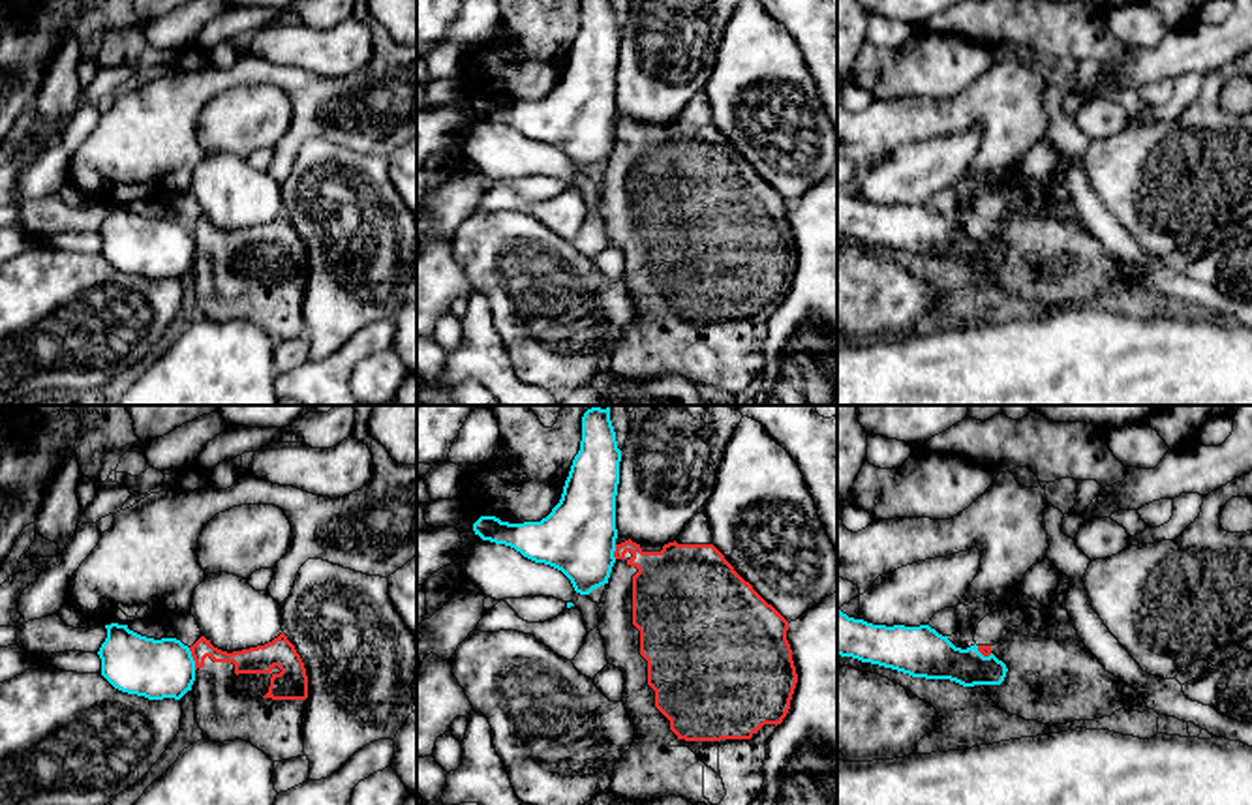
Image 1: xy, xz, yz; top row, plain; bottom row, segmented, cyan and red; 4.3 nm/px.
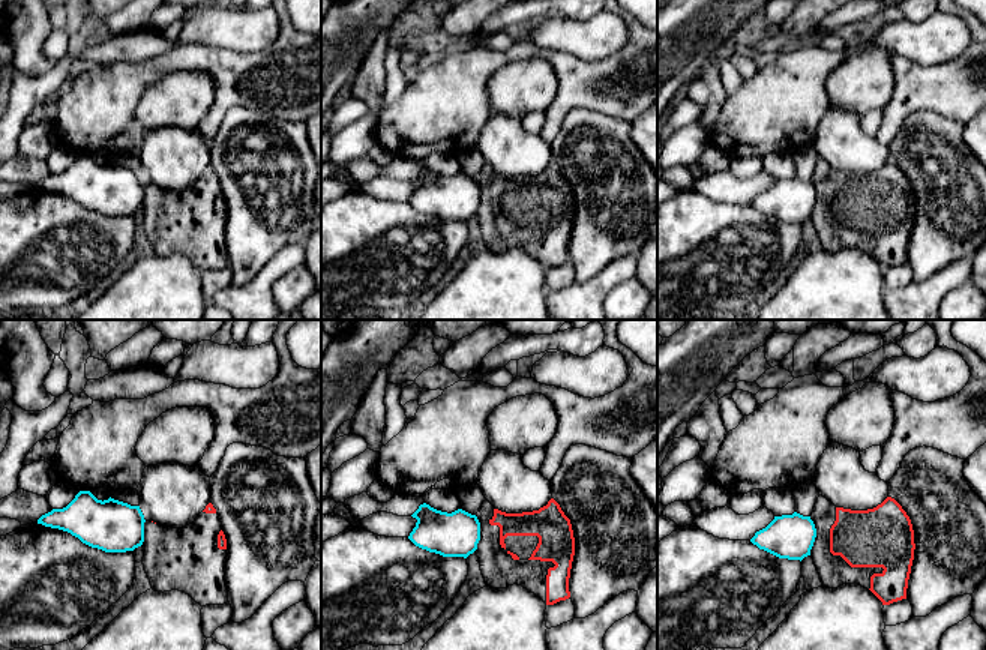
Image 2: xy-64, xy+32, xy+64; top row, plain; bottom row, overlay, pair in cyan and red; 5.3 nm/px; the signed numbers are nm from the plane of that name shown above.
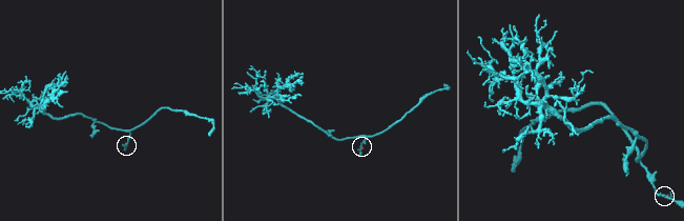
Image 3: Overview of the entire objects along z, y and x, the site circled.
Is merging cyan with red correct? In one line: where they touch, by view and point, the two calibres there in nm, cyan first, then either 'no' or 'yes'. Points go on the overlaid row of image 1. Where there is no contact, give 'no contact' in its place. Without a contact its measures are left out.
xy (192, 659) | 260/110 nm | no

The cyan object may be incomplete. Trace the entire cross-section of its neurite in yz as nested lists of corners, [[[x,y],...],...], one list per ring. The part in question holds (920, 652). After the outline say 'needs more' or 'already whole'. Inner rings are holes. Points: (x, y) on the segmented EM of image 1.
[[[837,610],[837,655],[892,668],[912,677],[950,679],[963,687],[1000,685],[1008,672],[1006,664],[993,653],[984,657],[976,644],[967,649],[955,647],[948,636],[939,634],[929,625],[873,625],[863,619],[848,617],[841,610]]]; already whole

